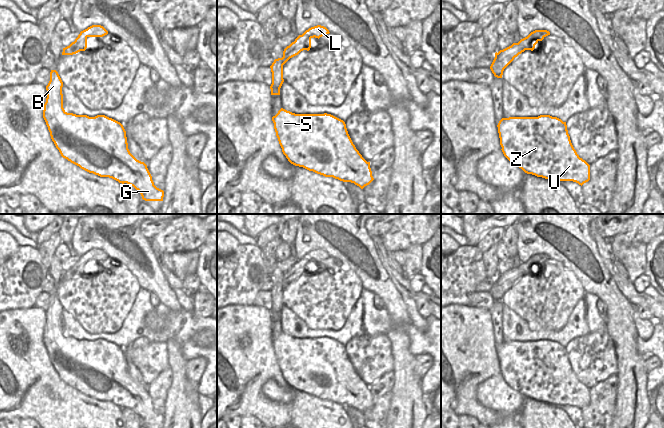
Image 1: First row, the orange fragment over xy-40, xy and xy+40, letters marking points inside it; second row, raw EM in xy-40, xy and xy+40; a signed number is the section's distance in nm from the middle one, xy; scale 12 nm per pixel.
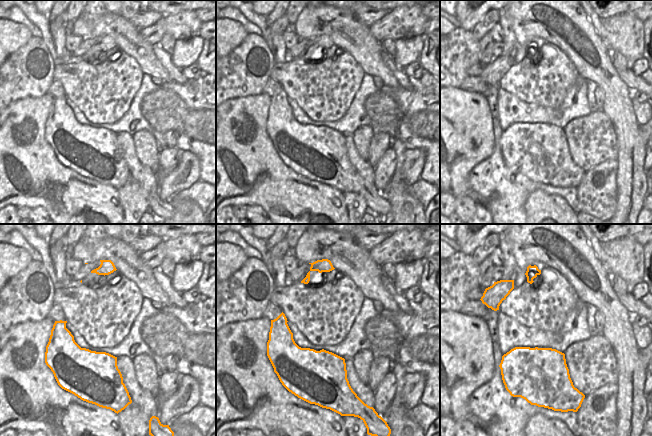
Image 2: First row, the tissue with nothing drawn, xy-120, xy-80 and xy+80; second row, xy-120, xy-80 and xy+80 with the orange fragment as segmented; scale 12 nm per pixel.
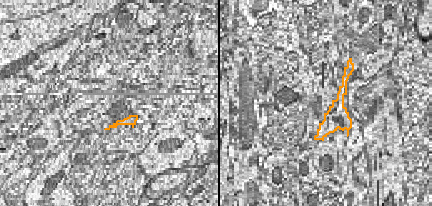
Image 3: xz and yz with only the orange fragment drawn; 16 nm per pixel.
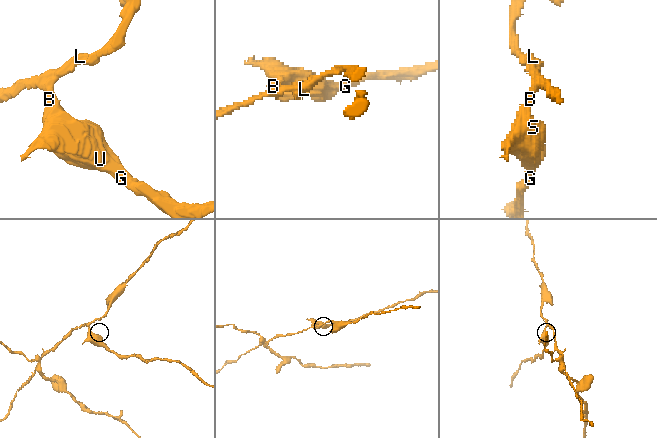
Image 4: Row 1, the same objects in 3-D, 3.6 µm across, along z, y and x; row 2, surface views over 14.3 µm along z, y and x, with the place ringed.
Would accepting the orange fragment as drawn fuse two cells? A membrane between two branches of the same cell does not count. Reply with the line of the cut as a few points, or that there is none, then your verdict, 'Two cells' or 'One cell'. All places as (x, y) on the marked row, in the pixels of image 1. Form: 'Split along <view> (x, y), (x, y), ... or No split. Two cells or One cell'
Split along xy (281, 58), (283, 64). Two cells.

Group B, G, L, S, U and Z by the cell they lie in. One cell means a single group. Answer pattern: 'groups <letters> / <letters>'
groups B G S U Z / L

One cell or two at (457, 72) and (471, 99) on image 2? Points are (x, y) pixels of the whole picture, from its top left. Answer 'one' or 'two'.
two

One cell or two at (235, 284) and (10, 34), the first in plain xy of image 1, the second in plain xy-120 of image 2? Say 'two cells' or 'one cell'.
two cells

